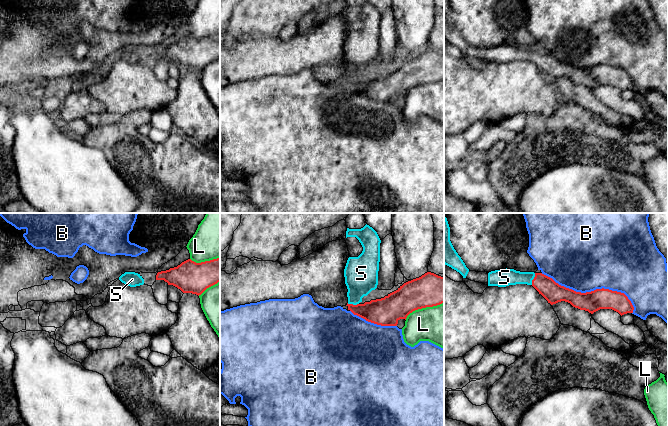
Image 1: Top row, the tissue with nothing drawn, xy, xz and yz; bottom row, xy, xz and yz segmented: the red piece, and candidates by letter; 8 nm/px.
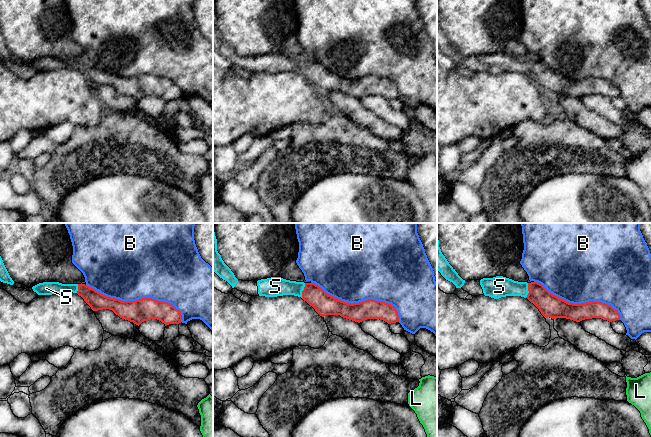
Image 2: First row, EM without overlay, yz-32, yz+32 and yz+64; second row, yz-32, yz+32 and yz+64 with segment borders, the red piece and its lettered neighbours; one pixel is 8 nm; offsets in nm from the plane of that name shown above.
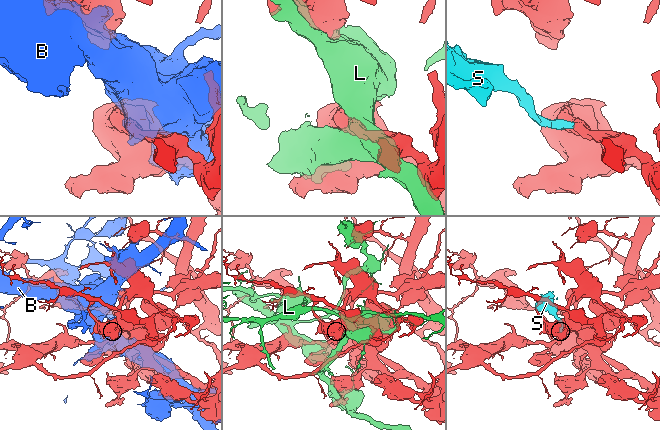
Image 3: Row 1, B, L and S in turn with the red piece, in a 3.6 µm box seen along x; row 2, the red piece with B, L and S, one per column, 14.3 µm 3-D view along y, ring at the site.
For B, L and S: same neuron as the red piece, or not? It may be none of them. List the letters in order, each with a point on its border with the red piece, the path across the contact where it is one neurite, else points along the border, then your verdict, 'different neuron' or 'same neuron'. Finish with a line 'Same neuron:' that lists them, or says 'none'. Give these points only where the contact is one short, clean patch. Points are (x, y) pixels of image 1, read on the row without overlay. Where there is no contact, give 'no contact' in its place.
B: meets red in yz at (592, 67); different neuron
L: meets red in xz at (423, 83); different neuron
S: meets red in yz at (533, 55); runs through yz (553, 68), (538, 56), (533, 55), (504, 53); same neuron
Same neuron: S

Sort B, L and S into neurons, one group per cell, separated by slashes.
B / L / S

